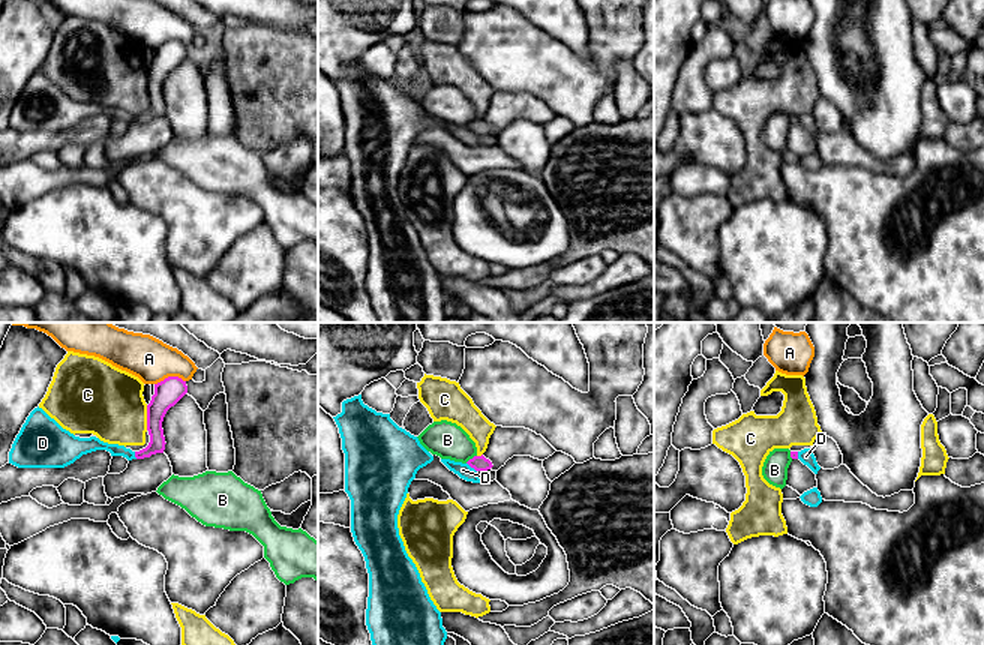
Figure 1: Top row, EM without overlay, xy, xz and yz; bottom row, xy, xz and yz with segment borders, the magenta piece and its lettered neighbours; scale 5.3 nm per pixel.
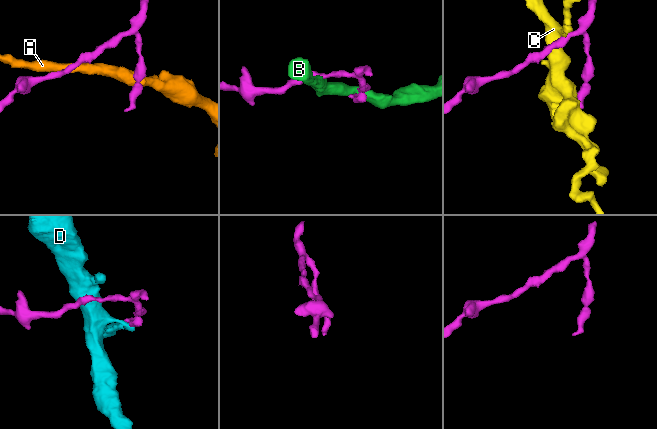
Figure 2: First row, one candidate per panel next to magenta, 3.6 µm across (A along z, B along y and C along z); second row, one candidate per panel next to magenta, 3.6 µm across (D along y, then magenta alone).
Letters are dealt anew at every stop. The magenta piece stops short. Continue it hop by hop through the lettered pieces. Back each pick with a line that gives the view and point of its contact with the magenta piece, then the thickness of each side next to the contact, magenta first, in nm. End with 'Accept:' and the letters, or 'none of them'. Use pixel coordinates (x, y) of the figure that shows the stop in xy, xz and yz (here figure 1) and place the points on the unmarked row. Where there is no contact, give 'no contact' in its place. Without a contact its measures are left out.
Accept: none of them

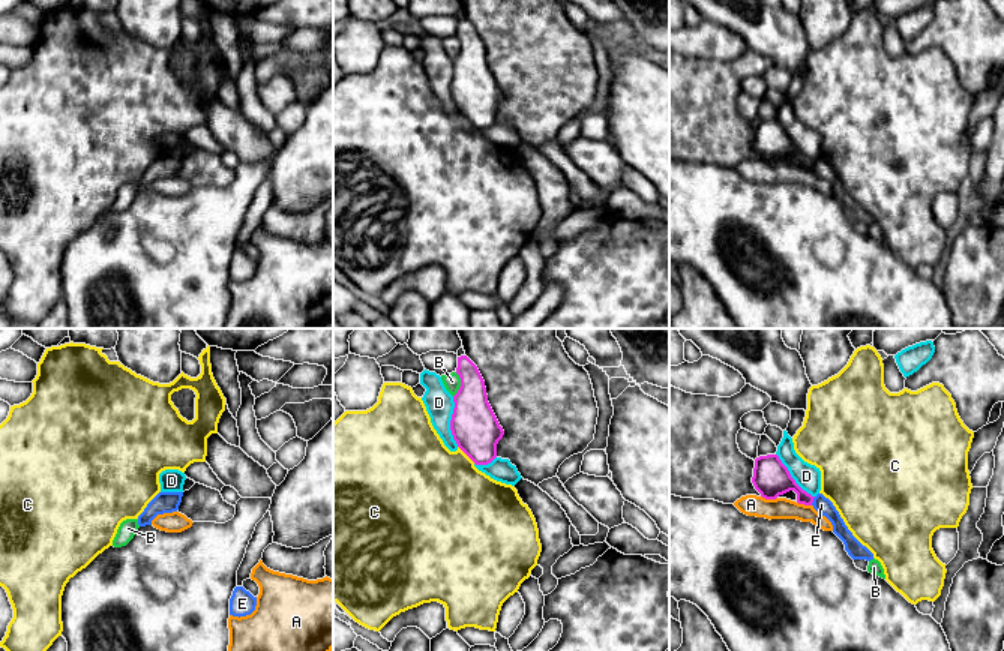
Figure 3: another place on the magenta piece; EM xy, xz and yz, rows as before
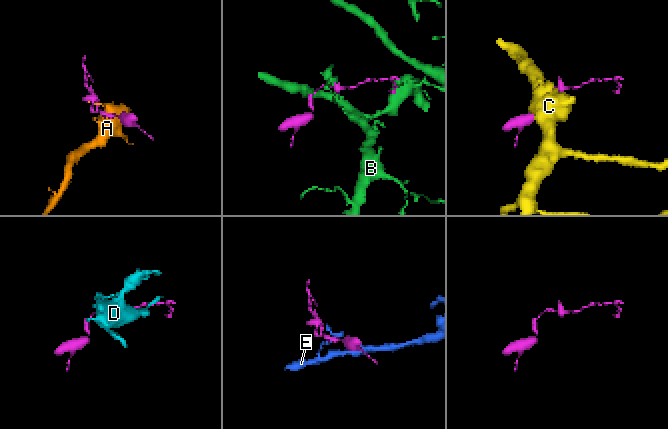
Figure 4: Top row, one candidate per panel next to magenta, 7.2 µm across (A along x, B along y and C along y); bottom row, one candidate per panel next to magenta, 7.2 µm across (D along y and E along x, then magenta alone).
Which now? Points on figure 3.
Accept: none of them

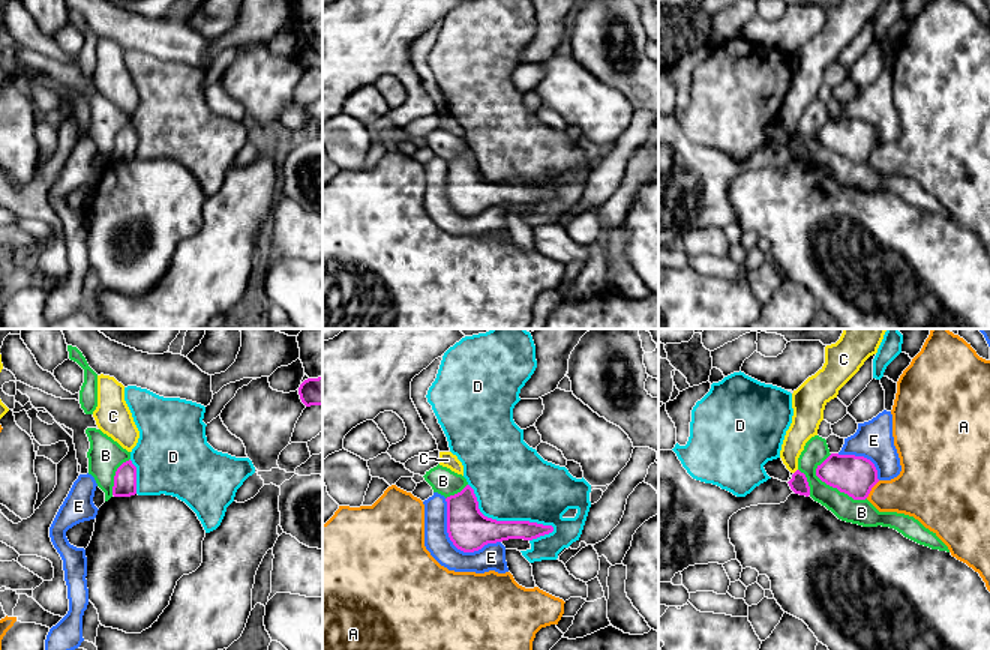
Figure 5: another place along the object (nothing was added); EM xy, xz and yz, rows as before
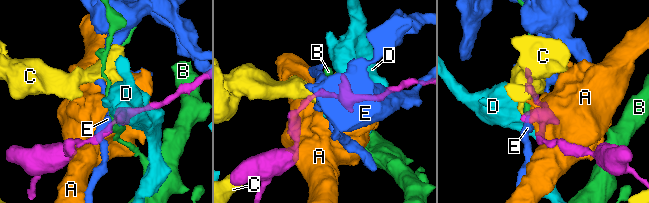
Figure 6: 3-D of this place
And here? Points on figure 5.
Accept: none of them

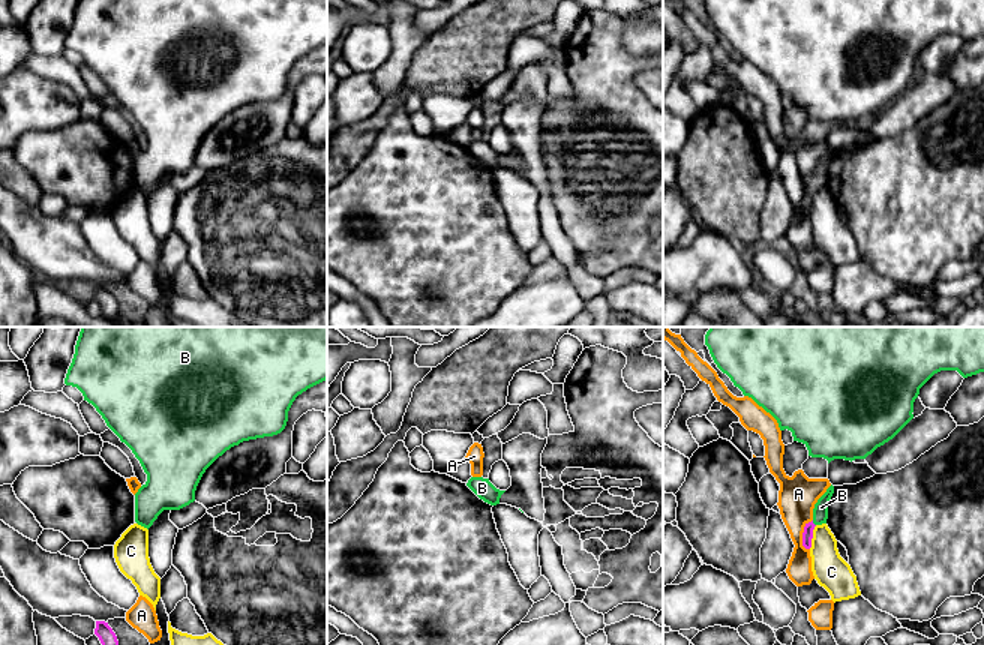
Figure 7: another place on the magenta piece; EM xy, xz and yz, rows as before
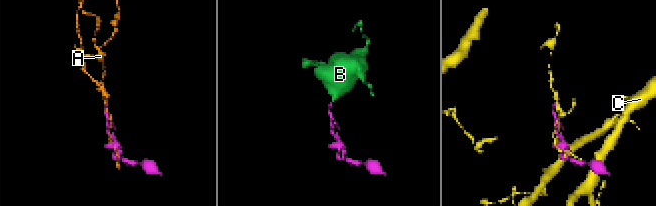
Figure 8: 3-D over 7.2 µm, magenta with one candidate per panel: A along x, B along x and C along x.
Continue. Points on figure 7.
B: contact yz (813, 188); calibres 60 and 80 nm
Accept: B

